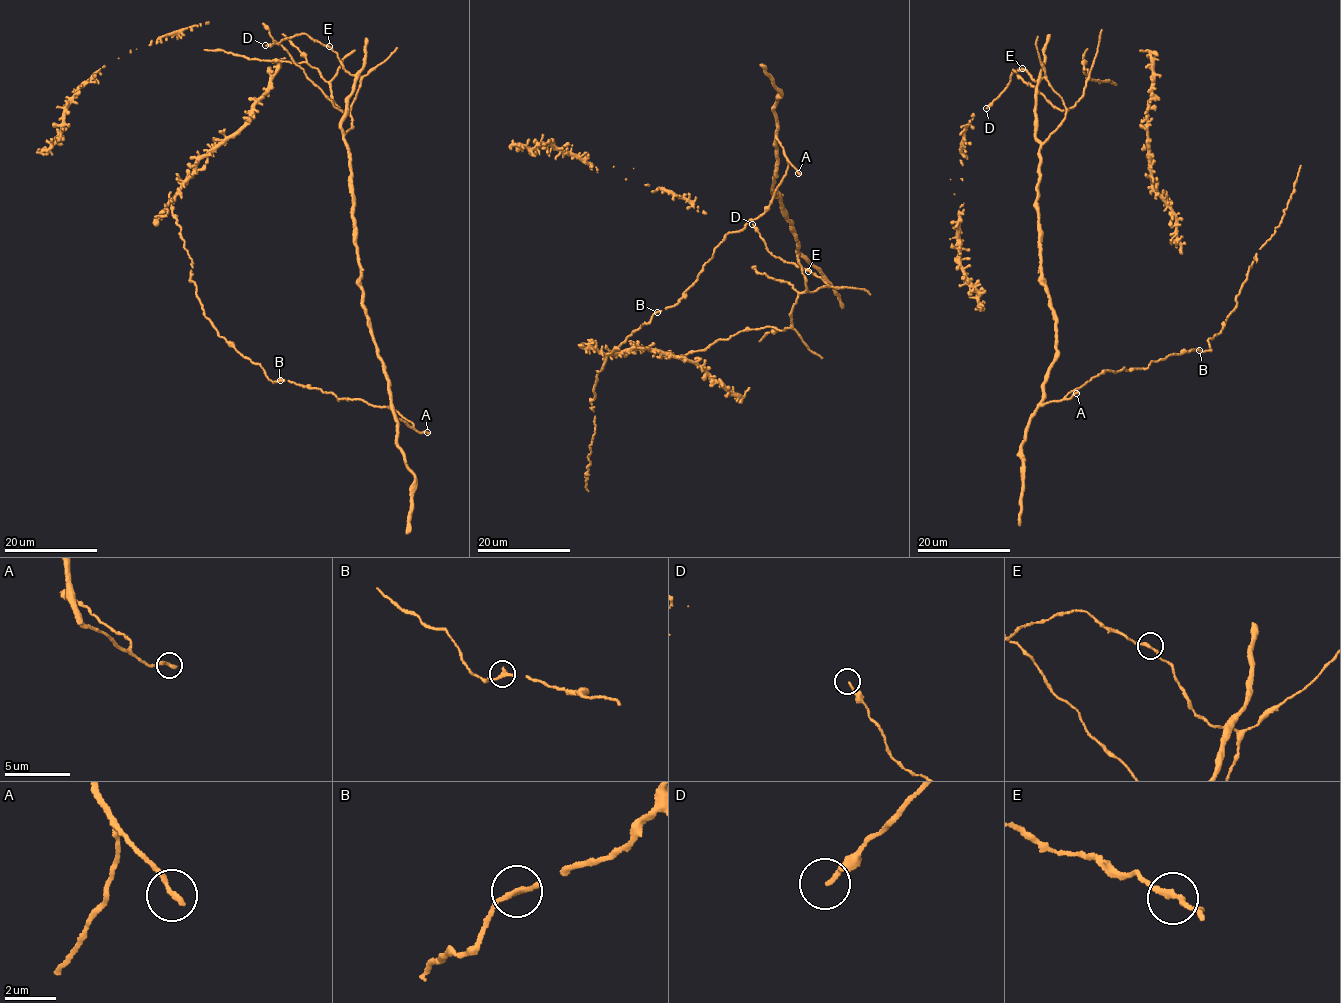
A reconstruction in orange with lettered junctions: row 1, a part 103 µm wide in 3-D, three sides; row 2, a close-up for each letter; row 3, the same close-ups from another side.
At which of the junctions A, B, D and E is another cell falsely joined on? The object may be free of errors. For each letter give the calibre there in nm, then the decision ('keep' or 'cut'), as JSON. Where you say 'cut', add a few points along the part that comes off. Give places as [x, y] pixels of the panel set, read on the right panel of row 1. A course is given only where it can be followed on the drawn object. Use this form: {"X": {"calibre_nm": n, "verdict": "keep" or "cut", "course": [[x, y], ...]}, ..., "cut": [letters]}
{"A": {"calibre_nm": 280, "verdict": "keep"}, "B": {"calibre_nm": 300, "verdict": "keep"}, "D": {"calibre_nm": 170, "verdict": "keep"}, "E": {"calibre_nm": 240, "verdict": "keep"}, "cut": []}

